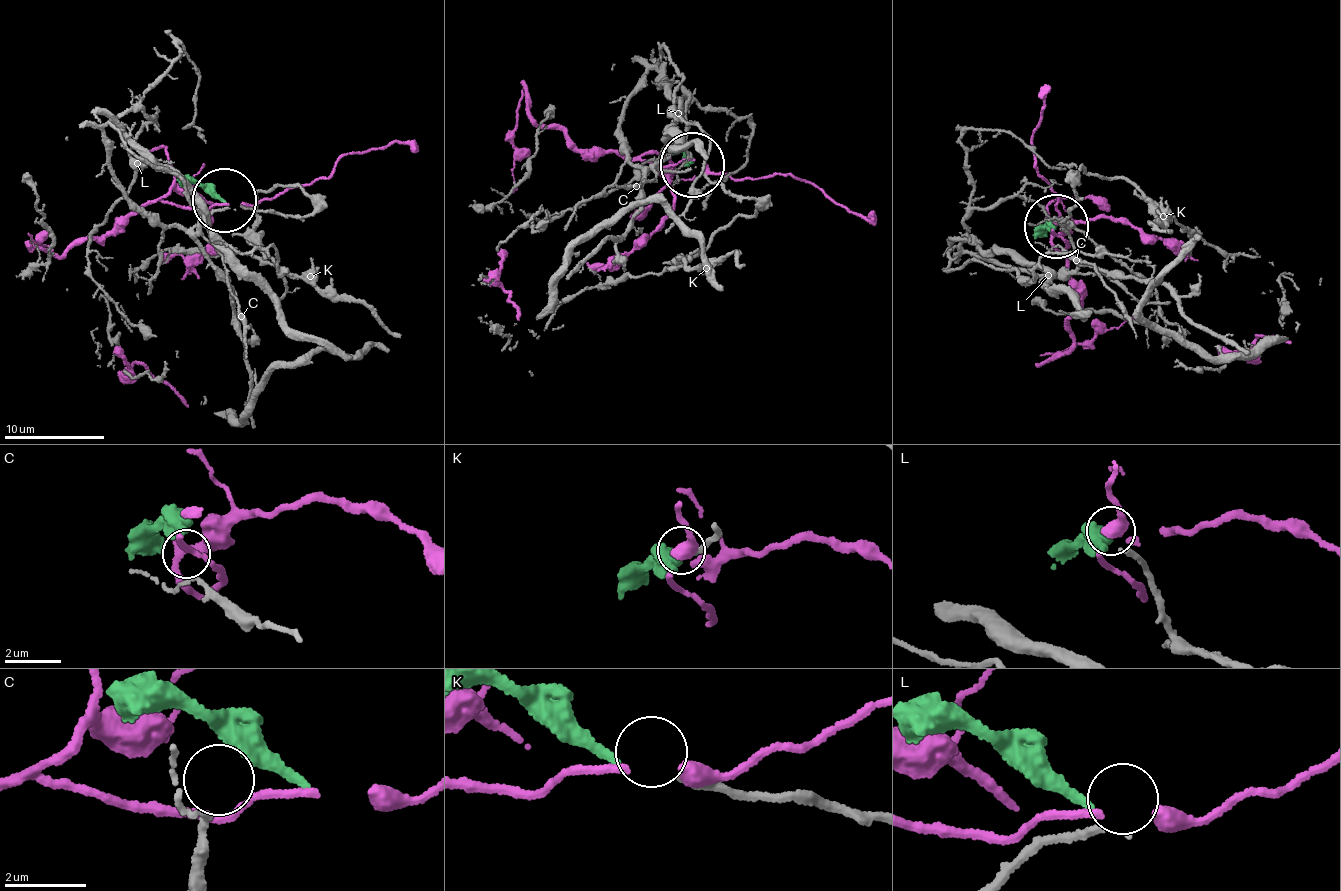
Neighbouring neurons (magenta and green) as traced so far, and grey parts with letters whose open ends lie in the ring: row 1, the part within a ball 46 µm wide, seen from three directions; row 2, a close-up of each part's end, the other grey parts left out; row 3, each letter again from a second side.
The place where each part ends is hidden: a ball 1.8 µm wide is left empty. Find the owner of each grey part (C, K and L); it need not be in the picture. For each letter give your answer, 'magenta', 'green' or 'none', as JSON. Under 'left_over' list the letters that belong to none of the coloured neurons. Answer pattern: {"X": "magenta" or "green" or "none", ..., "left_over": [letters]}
{"C": "none", "K": "green", "L": "none", "left_over": ["C", "L"]}

